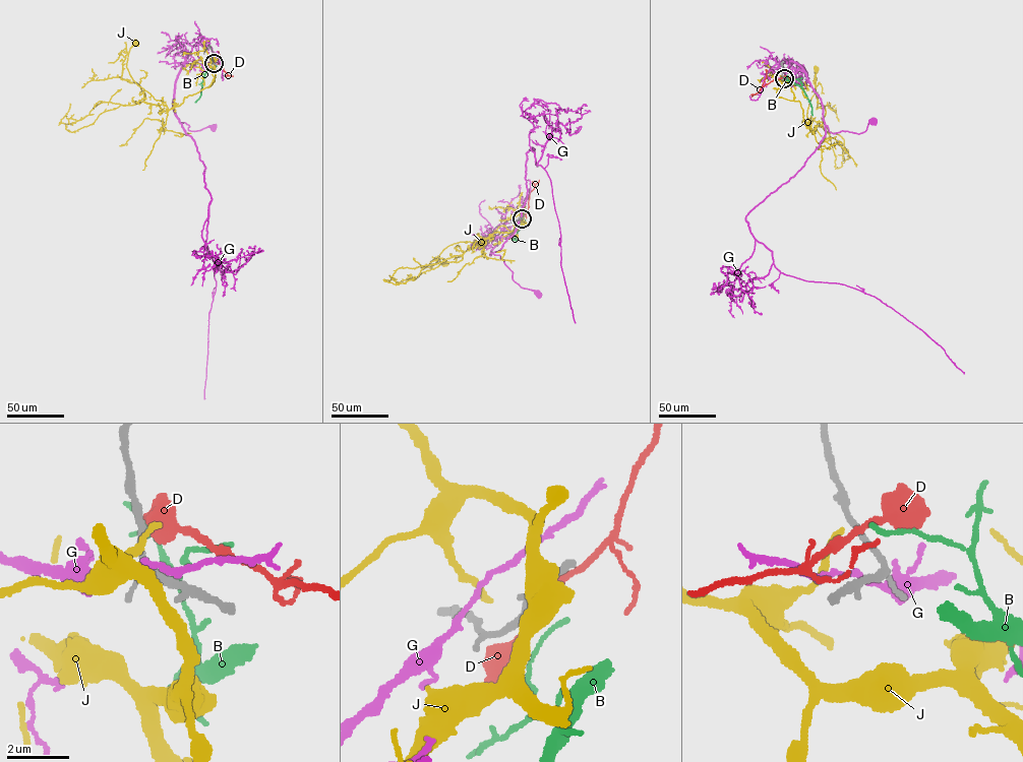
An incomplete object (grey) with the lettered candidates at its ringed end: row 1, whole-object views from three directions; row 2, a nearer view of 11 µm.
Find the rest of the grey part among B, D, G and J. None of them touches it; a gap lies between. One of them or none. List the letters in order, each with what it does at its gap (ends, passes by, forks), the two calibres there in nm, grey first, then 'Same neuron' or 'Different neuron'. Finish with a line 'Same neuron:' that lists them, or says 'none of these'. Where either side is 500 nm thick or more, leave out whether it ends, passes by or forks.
B: It ends there. Thickness 170 nm (grey) against 150 nm. Same neuron
D: It passes by. Thickness 170 nm (grey) against 190 nm. Different neuron
G: It passes by. Thickness 170 nm (grey) against 150 nm. Different neuron
J: It ends there. Thickness 170 nm (grey) against 150 nm. Different neuron
Same neuron: B

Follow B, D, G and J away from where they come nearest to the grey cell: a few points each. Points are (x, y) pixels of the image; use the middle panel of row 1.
B: (523, 218), (517, 240), (512, 240)
D: (522, 217), (529, 206), (529, 194), (523, 202)
G: (521, 217), (496, 236), (497, 244), (490, 255), (491, 252), (499, 256), (513, 271), (514, 280), (538, 294)
J: (521, 217), (521, 213), (526, 224), (517, 230), (449, 245), (439, 255), (439, 261), (444, 263)

